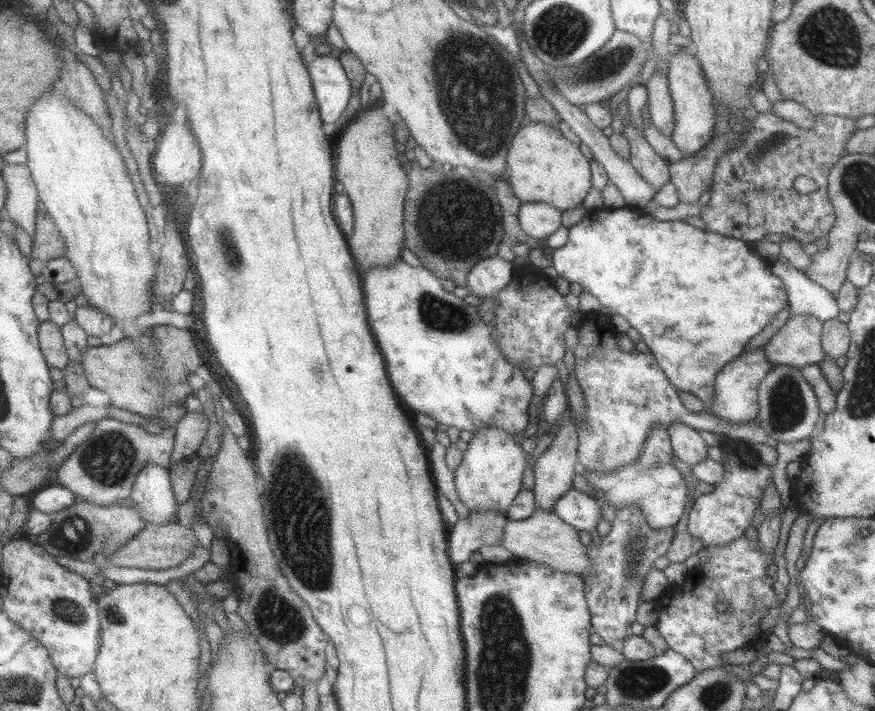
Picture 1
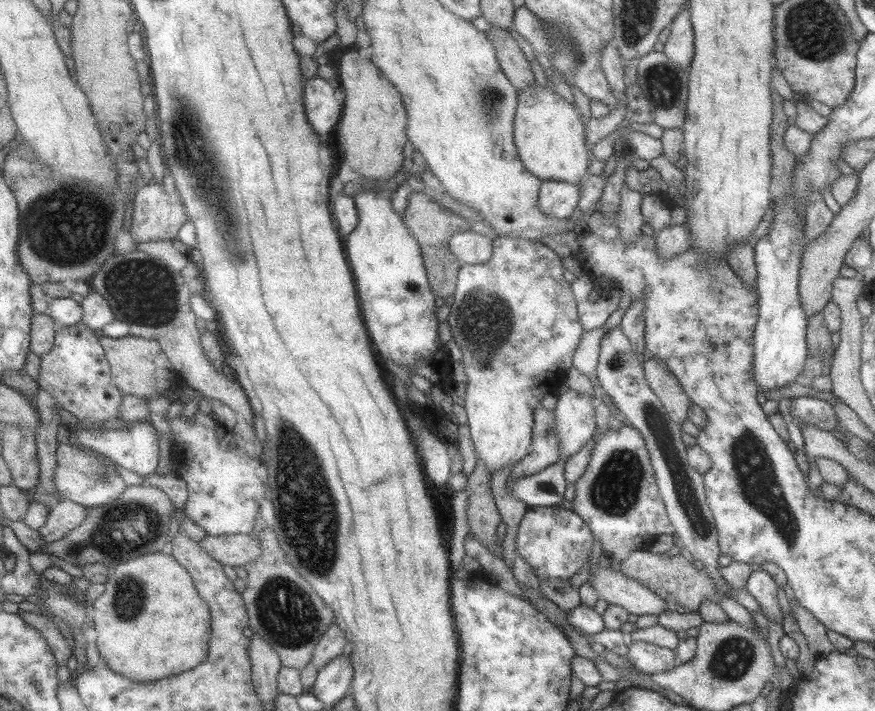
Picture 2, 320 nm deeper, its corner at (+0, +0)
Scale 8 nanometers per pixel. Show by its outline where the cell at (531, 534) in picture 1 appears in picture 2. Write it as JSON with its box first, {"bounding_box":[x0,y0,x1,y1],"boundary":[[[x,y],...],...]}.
{"bounding_box":[587,567,666,617],"boundary":[[[599,567],[587,581],[595,590],[598,598],[607,604],[619,606],[628,614],[642,616],[651,614],[661,617],[666,611],[666,604],[646,586],[639,584],[619,571],[609,567]]]}

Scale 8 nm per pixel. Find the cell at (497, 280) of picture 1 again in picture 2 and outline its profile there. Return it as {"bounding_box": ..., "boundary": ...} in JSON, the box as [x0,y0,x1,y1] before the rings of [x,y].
{"bounding_box":[448,230,493,265],"boundary":[[[476,230],[456,232],[448,240],[448,249],[463,265],[481,264],[491,256],[492,241],[493,239]]]}

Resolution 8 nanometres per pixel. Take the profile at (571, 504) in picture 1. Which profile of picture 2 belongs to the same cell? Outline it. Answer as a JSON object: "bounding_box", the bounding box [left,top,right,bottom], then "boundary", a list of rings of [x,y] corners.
{"bounding_box":[507,458,566,508],"boundary":[[[566,458],[531,474],[517,477],[507,483],[507,492],[524,502],[529,508],[537,506],[559,506],[565,490],[564,465]]]}

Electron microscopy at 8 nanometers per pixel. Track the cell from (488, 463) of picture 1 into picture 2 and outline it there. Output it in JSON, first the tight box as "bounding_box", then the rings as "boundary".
{"bounding_box":[447,236,582,475],"boundary":[[[512,236],[495,237],[492,241],[492,253],[489,260],[481,264],[462,264],[459,267],[456,276],[456,285],[452,294],[453,301],[449,305],[449,313],[447,314],[447,324],[451,331],[451,337],[455,346],[463,355],[460,362],[463,364],[463,371],[466,376],[465,400],[463,400],[463,409],[468,418],[468,428],[472,442],[474,444],[475,458],[483,462],[485,470],[490,475],[495,474],[497,470],[501,470],[503,466],[514,466],[527,456],[531,449],[532,420],[533,411],[541,403],[541,399],[545,394],[559,388],[564,383],[568,368],[572,366],[573,353],[577,349],[579,339],[581,339],[582,326],[578,322],[578,314],[576,311],[576,300],[574,299],[570,283],[563,276],[564,271],[561,265],[561,257],[557,255],[551,248],[543,244],[543,242],[531,242],[522,238],[513,238]]]}

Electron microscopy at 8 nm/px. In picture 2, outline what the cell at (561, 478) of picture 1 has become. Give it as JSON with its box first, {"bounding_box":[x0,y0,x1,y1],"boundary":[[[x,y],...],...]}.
{"bounding_box":[553,387,596,458],"boundary":[[[567,387],[563,394],[557,395],[553,412],[560,442],[560,454],[557,458],[569,458],[577,454],[596,431],[594,402],[589,396],[578,394]]]}

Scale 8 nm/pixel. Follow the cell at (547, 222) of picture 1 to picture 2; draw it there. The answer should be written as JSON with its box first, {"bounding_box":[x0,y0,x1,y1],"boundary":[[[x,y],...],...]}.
{"bounding_box":[537,180,580,219],"boundary":[[[542,180],[537,206],[549,218],[564,219],[571,216],[579,195],[580,185],[558,180]]]}

